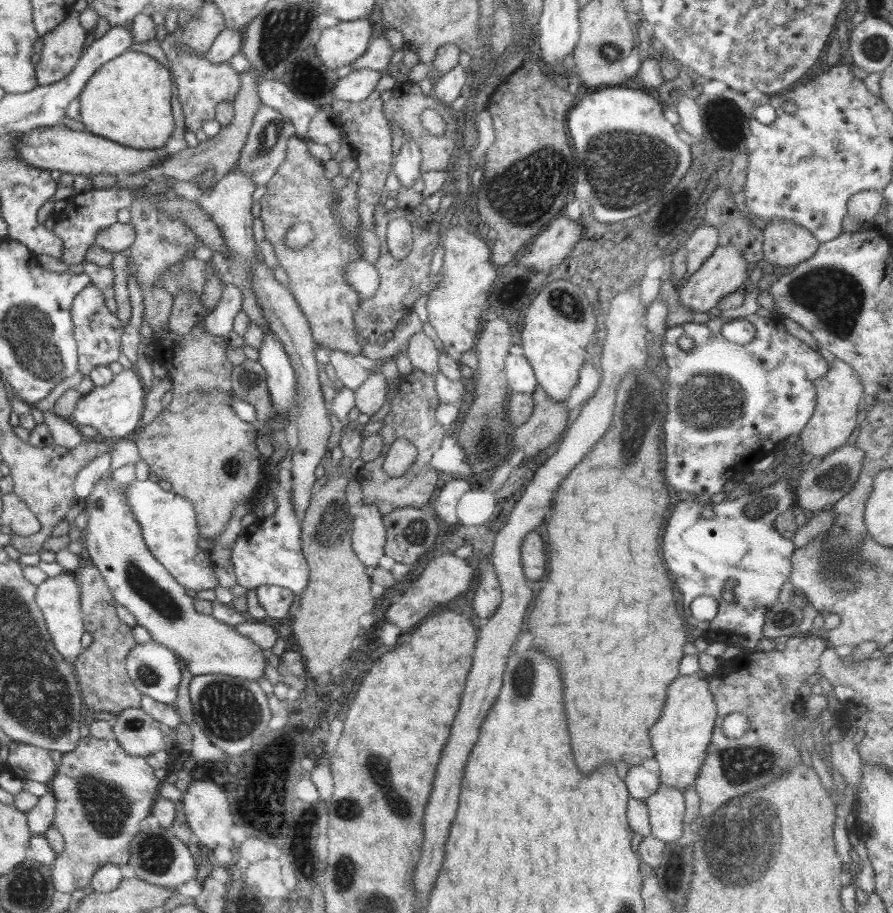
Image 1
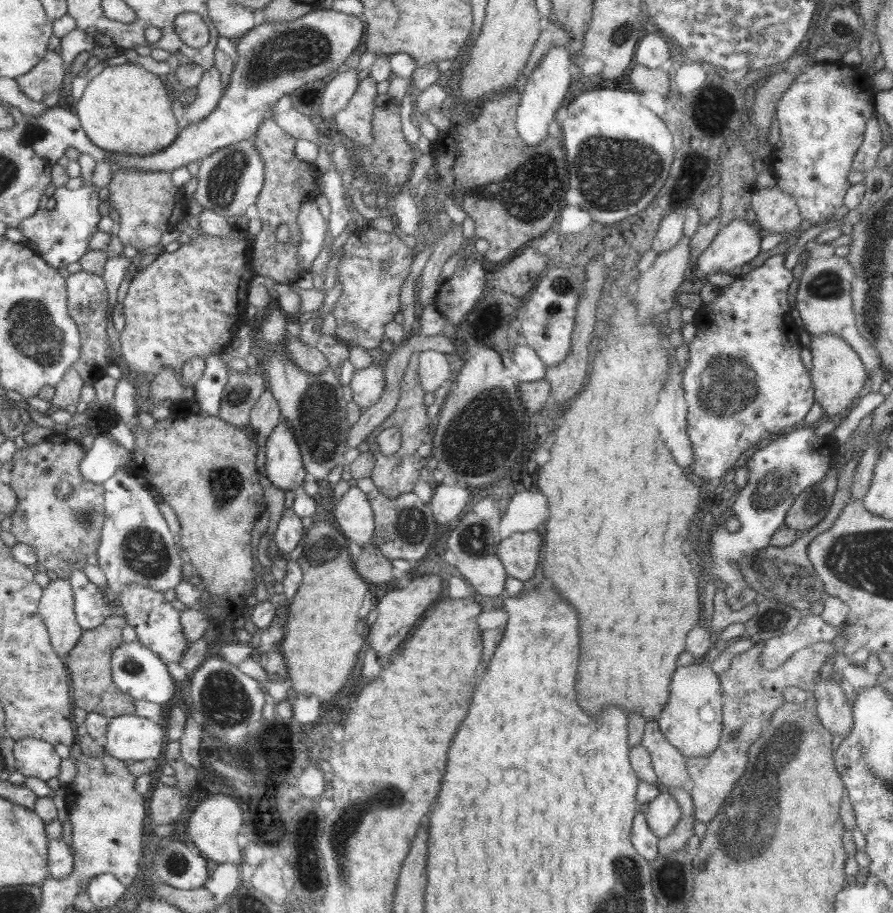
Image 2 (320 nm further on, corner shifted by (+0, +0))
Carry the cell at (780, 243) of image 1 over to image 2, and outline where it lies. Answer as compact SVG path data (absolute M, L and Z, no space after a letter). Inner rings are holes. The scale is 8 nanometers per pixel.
M778 185L763 188L757 187L749 194L752 210L759 222L762 233L781 234L784 238L800 226L802 217L794 198L783 191Z

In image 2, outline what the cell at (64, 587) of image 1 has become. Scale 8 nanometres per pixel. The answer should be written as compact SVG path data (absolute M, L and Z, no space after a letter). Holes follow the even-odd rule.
M58 578L49 581L39 600L39 614L47 627L54 650L67 656L82 637L83 630L75 620L71 582Z

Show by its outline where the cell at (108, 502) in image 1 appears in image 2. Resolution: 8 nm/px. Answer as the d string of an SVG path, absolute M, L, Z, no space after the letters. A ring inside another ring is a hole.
M127 584L119 594L119 599L120 606L126 613L124 620L136 631L137 641L152 650L164 662L179 663L190 648L190 643L186 641L186 634L182 631L181 612L172 607L164 593L141 584Z

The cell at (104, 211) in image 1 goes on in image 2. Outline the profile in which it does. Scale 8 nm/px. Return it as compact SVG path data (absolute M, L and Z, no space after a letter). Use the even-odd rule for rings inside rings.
M95 185L70 190L58 187L53 195L56 207L53 210L39 209L17 226L26 236L28 243L36 244L36 252L53 268L66 268L72 262L78 262L89 250L89 240L98 230L101 221L99 212L99 188Z

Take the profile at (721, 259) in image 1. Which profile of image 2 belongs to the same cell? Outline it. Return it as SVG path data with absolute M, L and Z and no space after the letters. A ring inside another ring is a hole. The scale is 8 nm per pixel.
M736 218L731 220L727 225L723 225L717 231L713 241L704 249L702 254L697 258L698 268L704 274L710 272L730 272L736 266L744 266L753 258L758 256L762 232L759 228L752 226L747 220Z

